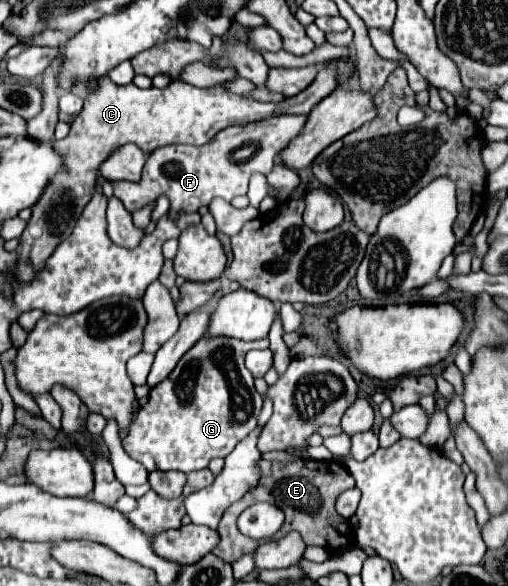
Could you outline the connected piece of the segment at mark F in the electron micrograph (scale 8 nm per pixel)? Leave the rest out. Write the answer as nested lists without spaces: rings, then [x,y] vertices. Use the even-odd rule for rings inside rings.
[[[281,114],[239,128],[229,126],[203,146],[171,144],[157,148],[149,154],[139,182],[113,182],[115,196],[129,212],[133,212],[165,194],[171,202],[171,216],[181,210],[197,212],[201,206],[209,206],[213,198],[223,198],[231,202],[235,196],[247,194],[249,178],[255,172],[267,176],[273,170],[277,154],[285,150],[287,144],[303,130],[305,122],[307,116]]]

